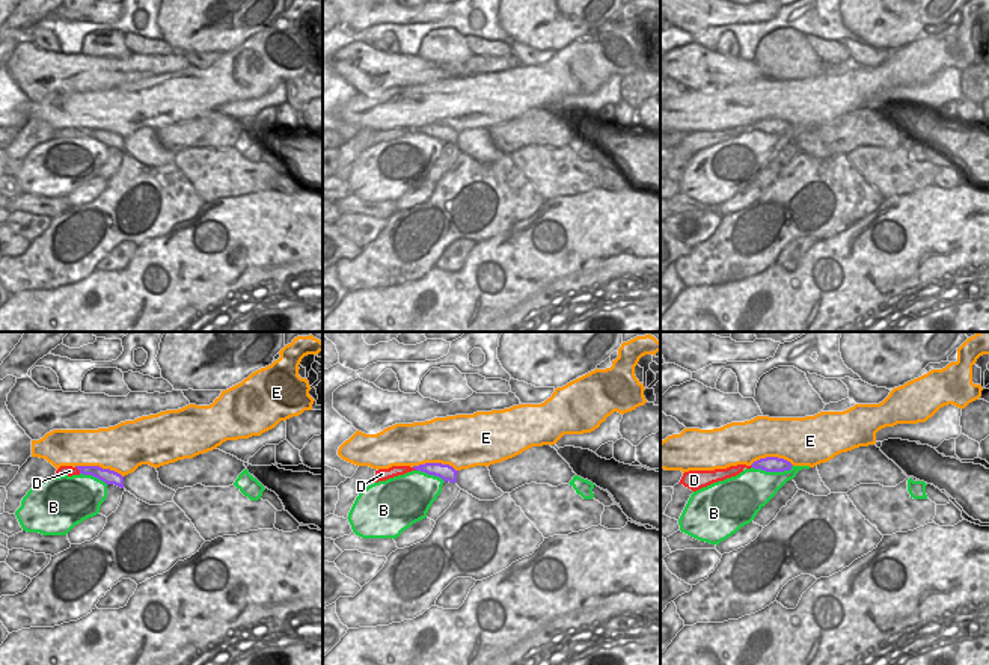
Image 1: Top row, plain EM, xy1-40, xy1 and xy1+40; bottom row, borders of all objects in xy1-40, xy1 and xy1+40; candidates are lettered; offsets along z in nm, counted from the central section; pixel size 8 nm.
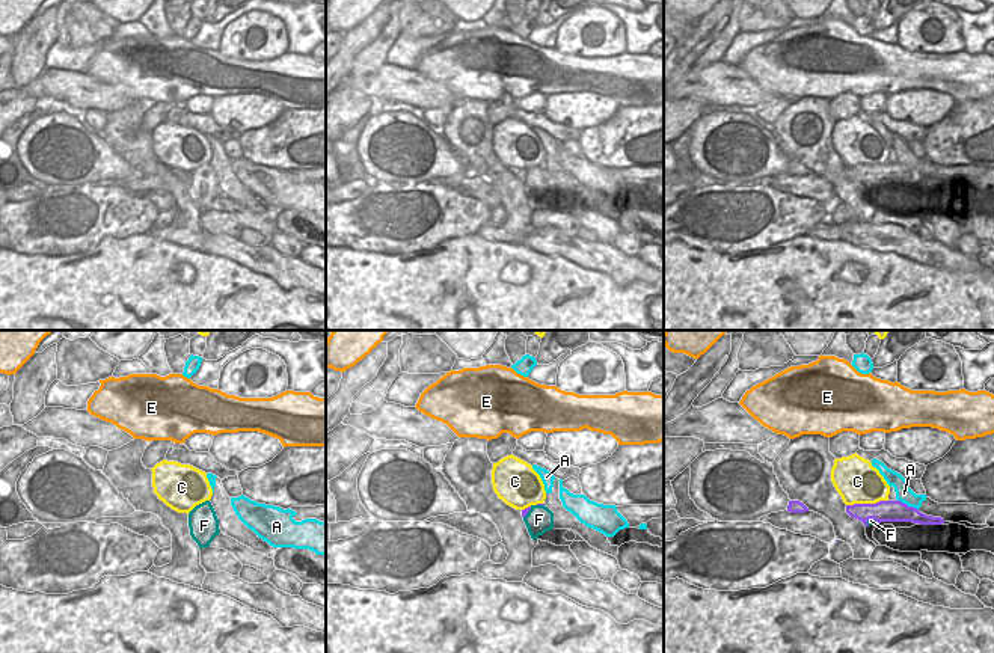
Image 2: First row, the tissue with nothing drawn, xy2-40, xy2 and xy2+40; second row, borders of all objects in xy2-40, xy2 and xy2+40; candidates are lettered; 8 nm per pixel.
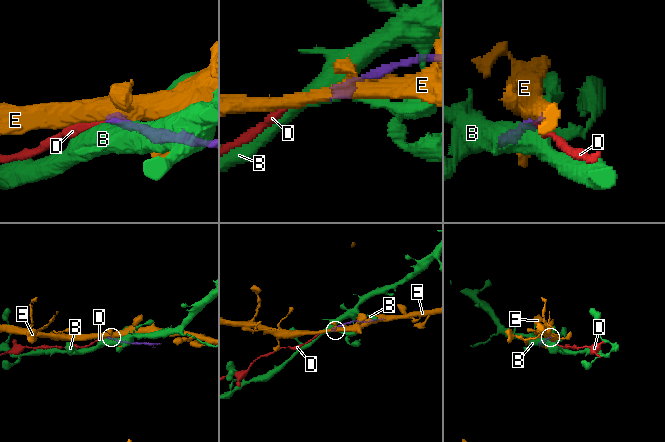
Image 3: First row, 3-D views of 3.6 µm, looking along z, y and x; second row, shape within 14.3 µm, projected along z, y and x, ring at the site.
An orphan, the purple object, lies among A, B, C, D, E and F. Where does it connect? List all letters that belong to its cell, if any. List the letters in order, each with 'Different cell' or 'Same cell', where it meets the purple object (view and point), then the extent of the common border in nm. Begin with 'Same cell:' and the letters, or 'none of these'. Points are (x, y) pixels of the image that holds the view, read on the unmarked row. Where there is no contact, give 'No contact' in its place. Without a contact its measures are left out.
Same cell: D
A: Different cell. Touches purple at xy2+40 (907, 168). Shared border 190 nm
B: Different cell. Touches purple at xy1+40 (772, 133). Shared border 320 nm
C: Different cell. Touches purple at xy2+40 (866, 166). Shared border 340 nm
D: Same cell. Touches purple at xy1-40 (77, 130). Shared border 70 nm
E: Different cell. Touches purple at xy1-40 (98, 128). Shared border 400 nm
F: Different cell. Touches purple at xy2+40 (872, 180). Shared border 110 nm

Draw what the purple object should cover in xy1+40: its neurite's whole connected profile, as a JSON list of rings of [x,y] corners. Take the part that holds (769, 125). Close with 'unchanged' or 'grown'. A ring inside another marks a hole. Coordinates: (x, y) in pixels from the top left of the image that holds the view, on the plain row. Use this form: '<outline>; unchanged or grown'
[[[766,119],[754,124],[751,128],[754,131],[761,131],[766,134],[784,134],[784,133],[790,133],[793,127],[784,121]]]; unchanged

